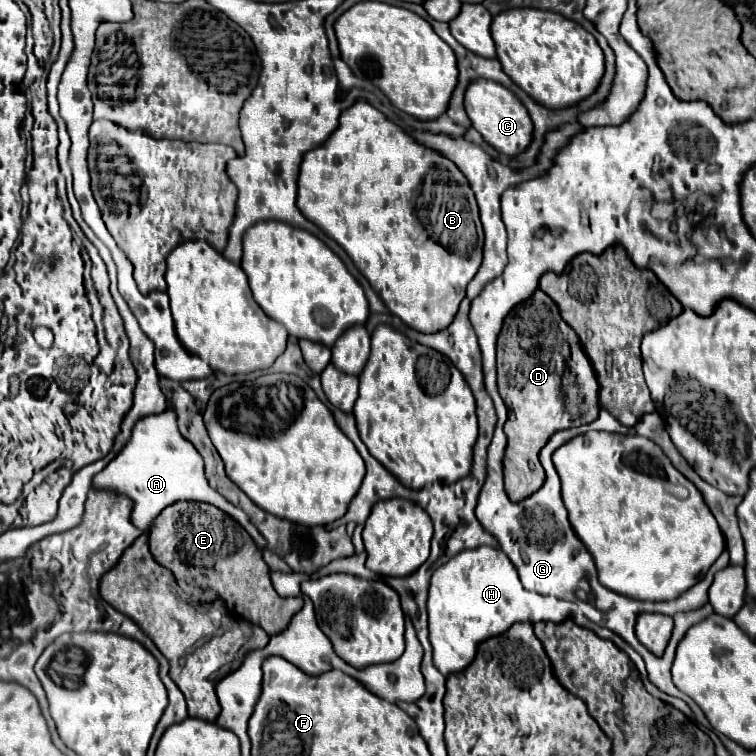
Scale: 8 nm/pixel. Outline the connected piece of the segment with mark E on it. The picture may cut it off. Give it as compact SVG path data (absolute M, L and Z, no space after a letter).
M176 502L176 504L168 506L166 510L162 510L162 514L152 522L148 546L150 546L154 560L160 566L172 570L178 586L182 590L186 590L194 598L194 602L204 604L204 602L222 598L230 612L234 612L236 616L244 618L250 624L258 624L268 636L282 632L288 626L290 618L304 604L302 598L280 598L276 594L276 590L272 588L272 582L270 582L270 570L268 570L266 562L262 560L260 548L254 544L254 540L248 536L248 532L238 522L234 522L228 514L224 514L222 510L218 510L210 504Z

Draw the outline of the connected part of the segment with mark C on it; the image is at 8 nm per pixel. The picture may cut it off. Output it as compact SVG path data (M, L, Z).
M476 80L464 94L464 106L472 120L472 126L498 152L512 158L516 154L522 154L528 148L528 142L532 142L532 120L528 118L522 102L508 88L492 80Z

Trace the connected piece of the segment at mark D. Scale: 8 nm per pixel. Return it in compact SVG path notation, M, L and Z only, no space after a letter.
M536 290L528 302L518 304L504 320L504 328L498 336L498 372L500 376L506 376L510 400L510 416L504 424L508 438L504 456L504 486L512 502L522 502L544 484L546 474L538 460L538 454L548 438L558 430L590 424L598 418L598 380L576 332L566 322L562 322L558 306L542 290Z

